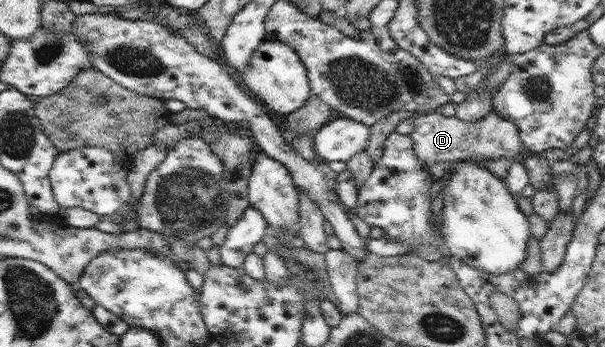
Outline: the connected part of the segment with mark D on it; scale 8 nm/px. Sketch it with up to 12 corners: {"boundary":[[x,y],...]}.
{"boundary":[[493,109],[465,123],[416,116],[409,137],[426,167],[513,159],[517,125]]}

